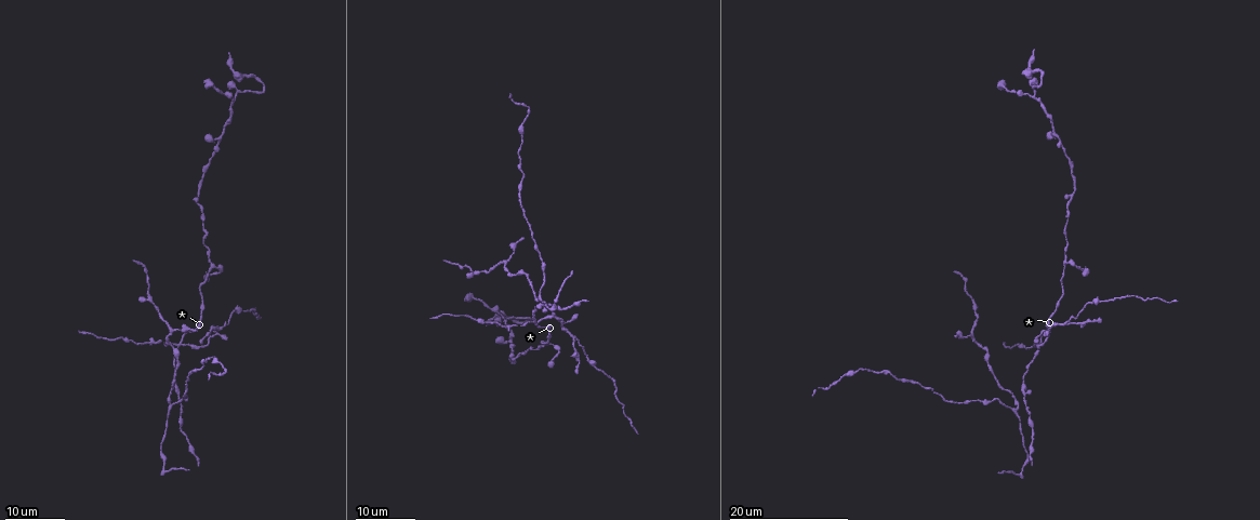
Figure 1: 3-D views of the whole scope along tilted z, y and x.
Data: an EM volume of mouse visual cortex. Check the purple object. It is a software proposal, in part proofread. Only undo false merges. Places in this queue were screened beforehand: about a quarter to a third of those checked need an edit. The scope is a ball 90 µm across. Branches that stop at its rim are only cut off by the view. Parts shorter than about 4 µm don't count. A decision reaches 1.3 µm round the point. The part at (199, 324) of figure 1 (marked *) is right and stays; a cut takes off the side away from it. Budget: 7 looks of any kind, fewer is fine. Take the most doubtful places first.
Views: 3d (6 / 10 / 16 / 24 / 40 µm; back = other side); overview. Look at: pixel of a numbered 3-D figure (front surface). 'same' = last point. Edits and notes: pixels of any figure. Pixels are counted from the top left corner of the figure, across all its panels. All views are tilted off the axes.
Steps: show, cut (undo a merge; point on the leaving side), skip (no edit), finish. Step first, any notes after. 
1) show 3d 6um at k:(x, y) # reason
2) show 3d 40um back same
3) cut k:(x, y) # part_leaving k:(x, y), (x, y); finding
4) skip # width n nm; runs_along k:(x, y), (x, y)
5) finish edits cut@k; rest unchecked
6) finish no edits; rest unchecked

show 3d 24um at 1:(179, 344) # four-way junction

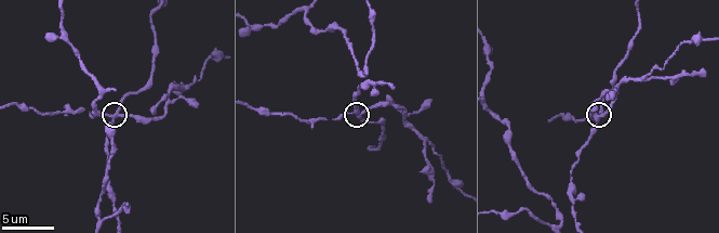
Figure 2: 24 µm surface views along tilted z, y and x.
show 3d 10um at 2:(115, 114)

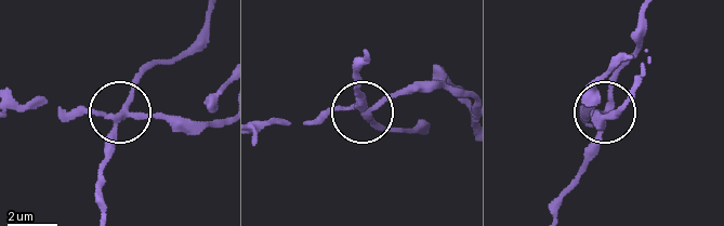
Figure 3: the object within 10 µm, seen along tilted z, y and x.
cut 3:(87, 108) # width 240 nm; part_leaving 3:(122, 119), (147, 115), (193, 120), (221, 95); a second neuron is stuck on

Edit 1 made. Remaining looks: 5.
show 3d 24um at 1:(505, 319) # a fork

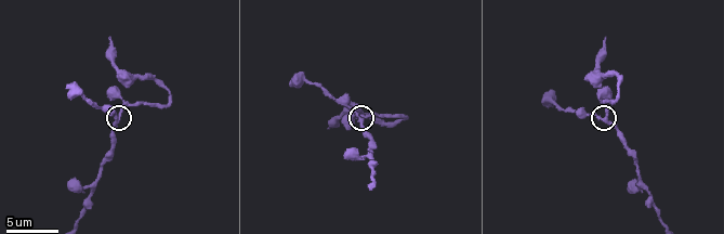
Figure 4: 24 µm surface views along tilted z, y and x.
show 3d 10um at 4:(606, 115)

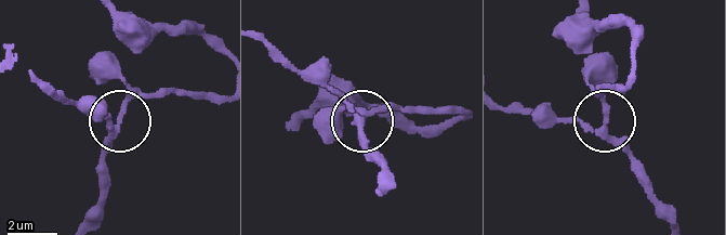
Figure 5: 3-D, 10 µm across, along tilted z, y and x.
skip # continuous, no second neuron

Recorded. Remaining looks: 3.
show 3d 24um at 1:(1065, 262) # branch point

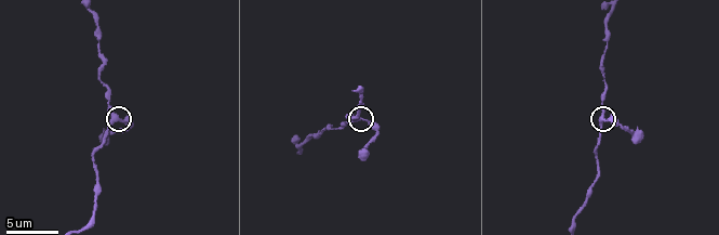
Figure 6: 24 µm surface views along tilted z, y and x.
show 3d 10um at 6:(361, 119)

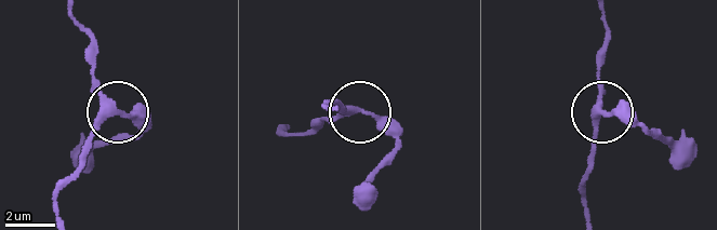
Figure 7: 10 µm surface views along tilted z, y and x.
skip # arms 3; runs_along 7:(58, 213), (58, 188), (109, 116), (131, 117), (142, 135); one neuron here

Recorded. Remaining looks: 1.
finish edits cut@3; rest unchecked

